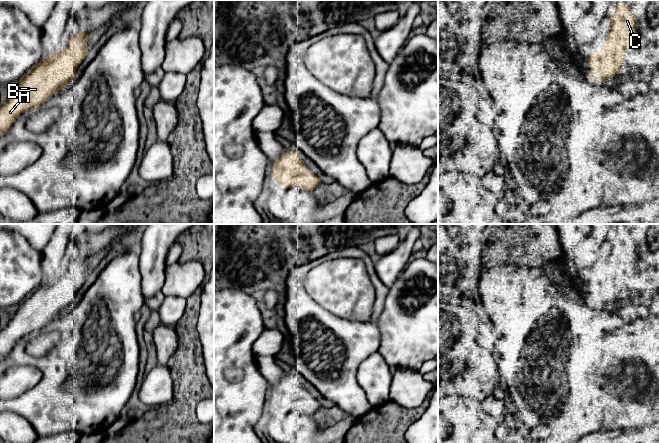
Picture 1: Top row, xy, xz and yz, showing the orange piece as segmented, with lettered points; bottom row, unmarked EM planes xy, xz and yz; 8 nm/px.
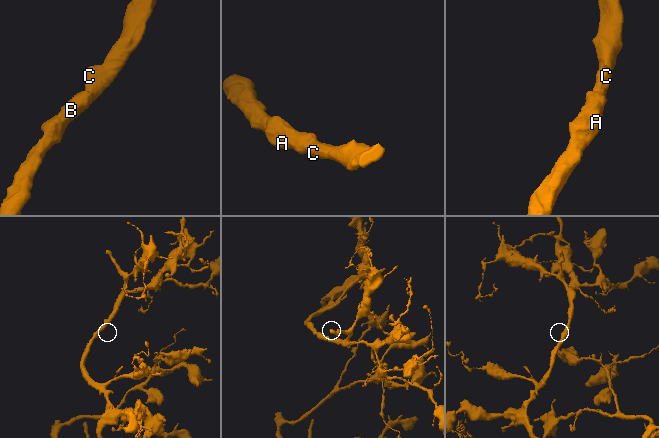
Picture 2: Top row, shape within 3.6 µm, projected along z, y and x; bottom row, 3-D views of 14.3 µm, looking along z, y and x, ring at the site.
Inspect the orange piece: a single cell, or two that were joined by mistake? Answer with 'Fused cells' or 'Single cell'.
Single cell

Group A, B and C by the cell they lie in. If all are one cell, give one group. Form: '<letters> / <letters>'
A B C

